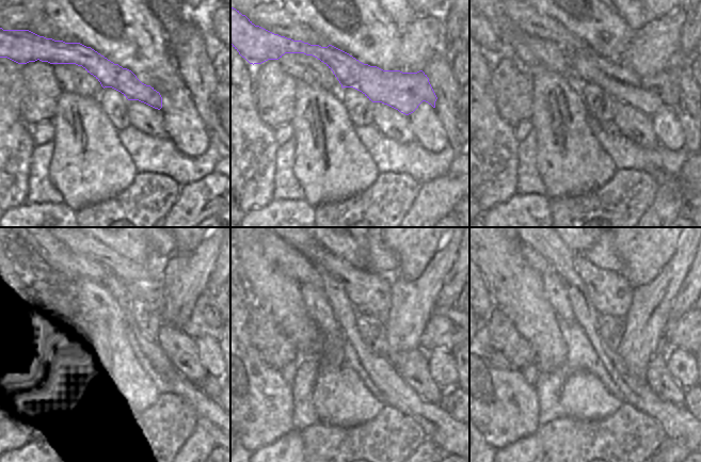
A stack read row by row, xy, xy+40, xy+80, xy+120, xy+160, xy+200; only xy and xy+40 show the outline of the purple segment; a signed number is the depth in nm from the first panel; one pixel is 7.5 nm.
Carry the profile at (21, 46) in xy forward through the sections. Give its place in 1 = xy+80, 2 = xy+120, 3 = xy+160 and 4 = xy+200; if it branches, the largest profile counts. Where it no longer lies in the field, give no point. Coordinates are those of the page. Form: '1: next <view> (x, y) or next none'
1: next xy+80 (650, 94)
2: next xy+120 (205, 318)
3: next xy+160 (445, 329)
4: next xy+200 (686, 333)

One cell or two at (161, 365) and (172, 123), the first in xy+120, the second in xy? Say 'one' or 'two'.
two

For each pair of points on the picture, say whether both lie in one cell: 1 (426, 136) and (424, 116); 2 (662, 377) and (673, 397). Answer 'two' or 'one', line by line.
1: one
2: one

